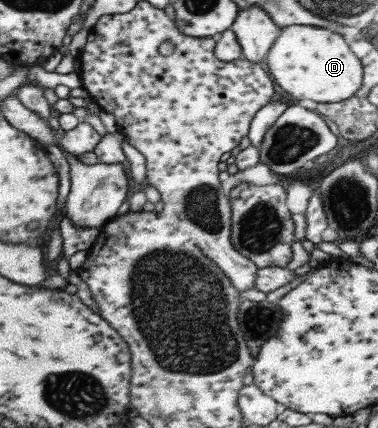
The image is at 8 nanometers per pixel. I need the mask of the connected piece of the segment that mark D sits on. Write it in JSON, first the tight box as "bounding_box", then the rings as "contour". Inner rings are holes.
{"bounding_box":[265,25,362,103],"contour":[[[290,25],[284,27],[271,51],[265,57],[273,81],[293,99],[311,99],[317,103],[335,103],[351,97],[362,82],[360,59],[349,50],[349,46],[337,33],[312,25]]]}

